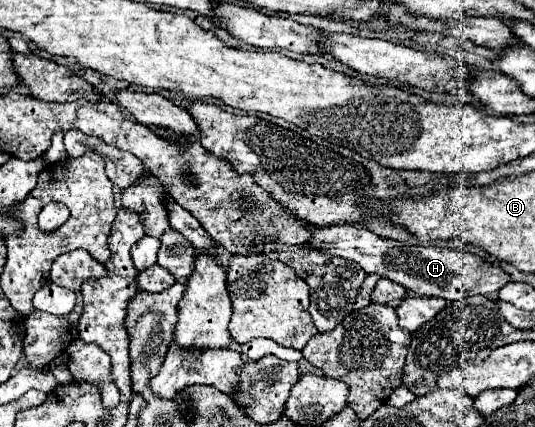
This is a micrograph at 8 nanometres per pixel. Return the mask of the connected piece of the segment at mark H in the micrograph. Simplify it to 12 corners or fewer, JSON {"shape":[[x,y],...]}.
{"shape":[[307,226],[305,248],[357,262],[417,296],[493,296],[511,278],[481,258]]}

